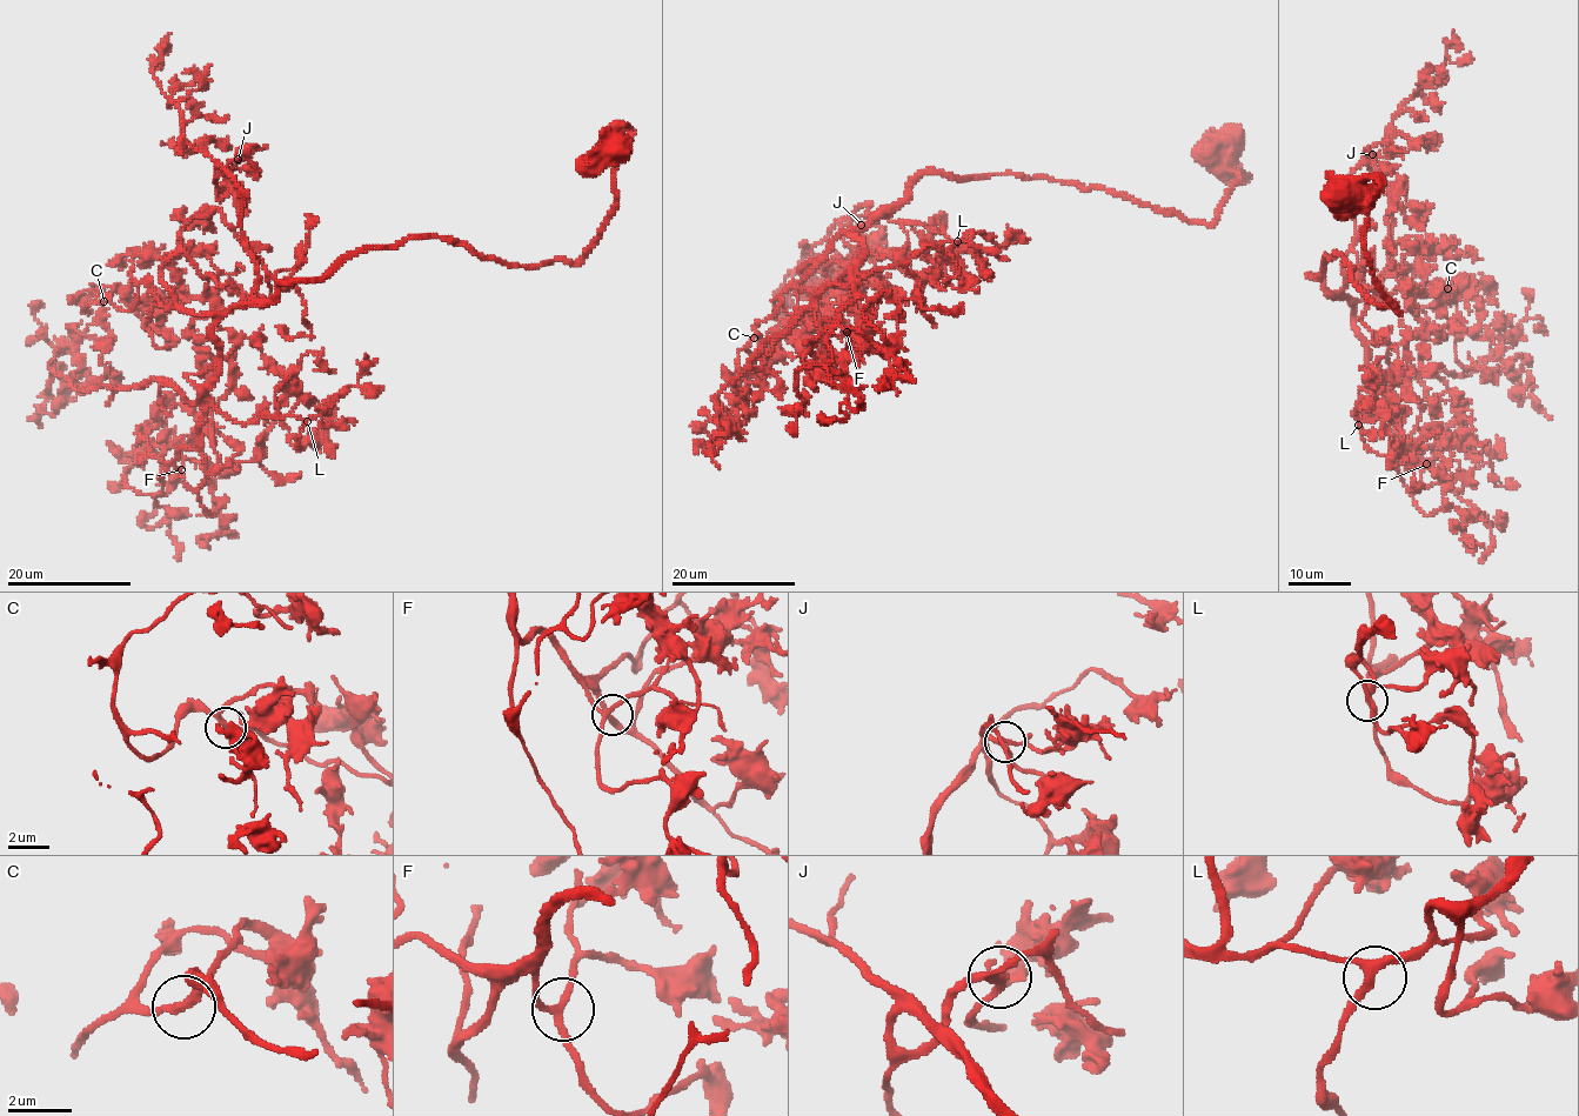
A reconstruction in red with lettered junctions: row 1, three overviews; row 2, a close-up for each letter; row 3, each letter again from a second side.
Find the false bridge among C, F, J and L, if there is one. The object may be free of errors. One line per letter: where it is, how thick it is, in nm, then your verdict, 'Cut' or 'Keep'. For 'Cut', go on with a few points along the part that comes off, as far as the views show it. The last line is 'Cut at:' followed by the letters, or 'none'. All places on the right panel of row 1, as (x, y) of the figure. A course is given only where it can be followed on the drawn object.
C: Place: (1447, 288). Thickness 200 nm. Keep
F: Place: (1426, 463). Thickness 200 nm. Keep
J: Place: (1372, 154). Thickness 220 nm. Keep
L: Place: (1358, 425). Thickness 280 nm. Keep
Cut at: none

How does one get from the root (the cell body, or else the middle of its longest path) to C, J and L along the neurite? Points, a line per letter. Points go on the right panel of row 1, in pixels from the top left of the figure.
C: (1344, 193), (1379, 182), (1364, 253), (1399, 313), (1337, 252), (1330, 294), (1407, 265), (1447, 288)
J: (1344, 193), (1379, 182), (1364, 253), (1399, 313), (1337, 252), (1310, 275), (1345, 286), (1350, 178), (1372, 154)
L: (1344, 193), (1379, 182), (1364, 253), (1399, 313), (1337, 252), (1310, 275), (1353, 307), (1382, 388), (1358, 425)

